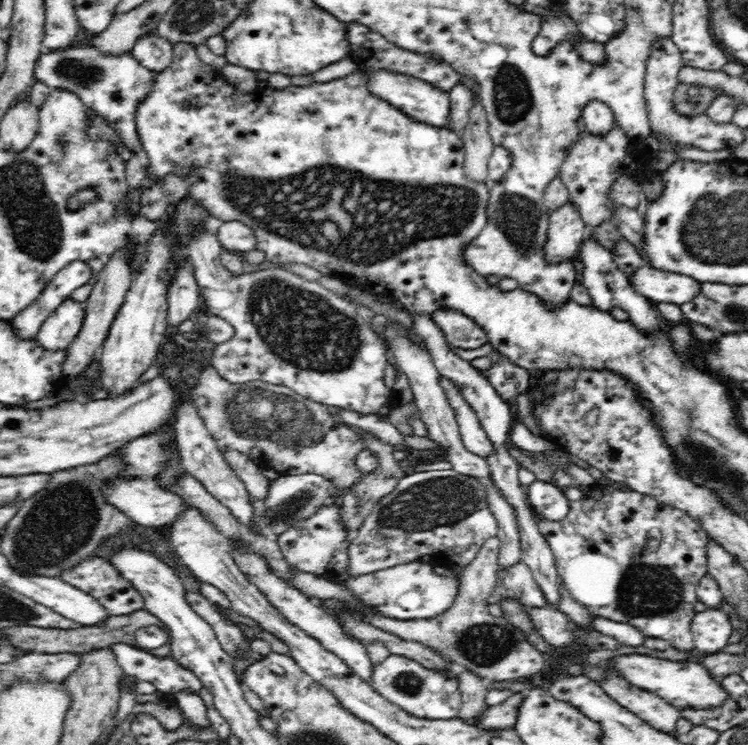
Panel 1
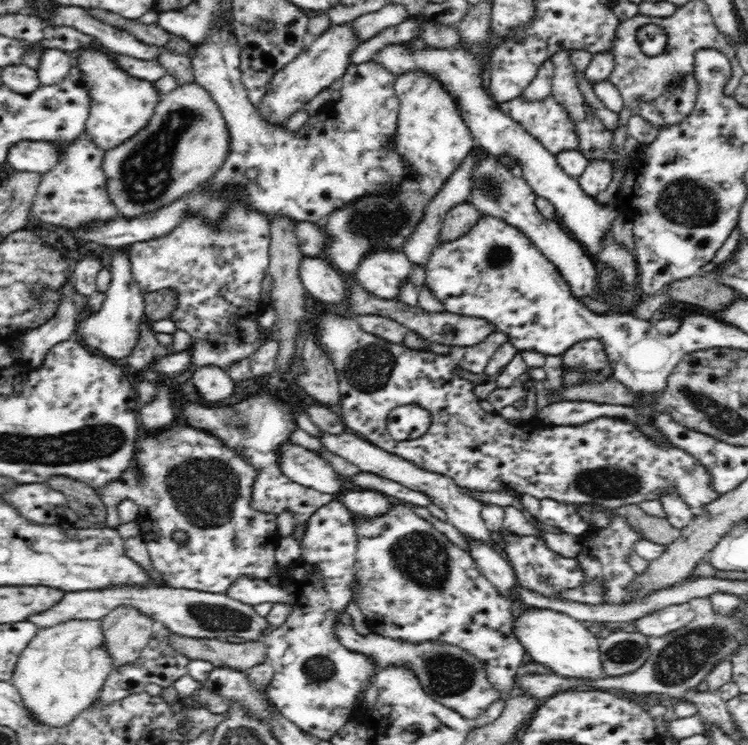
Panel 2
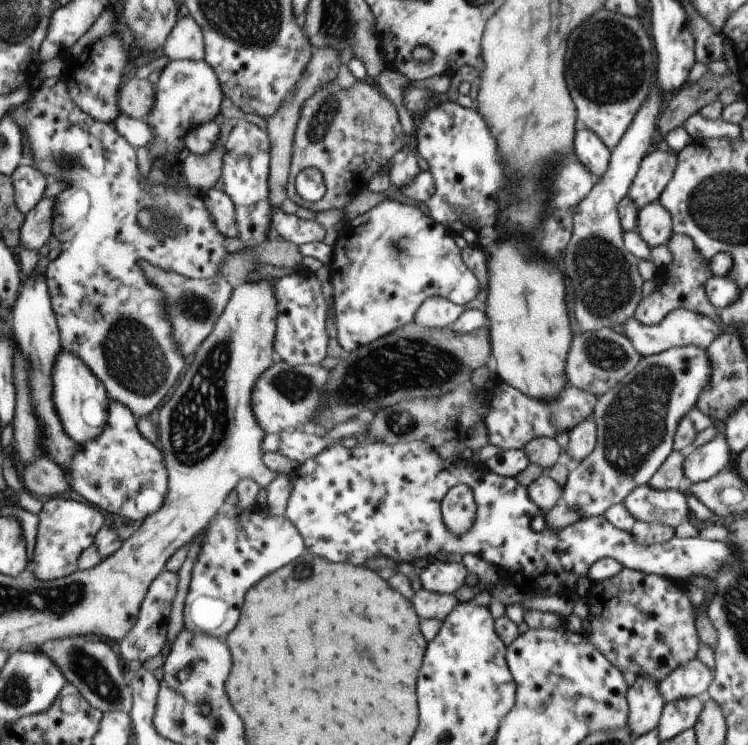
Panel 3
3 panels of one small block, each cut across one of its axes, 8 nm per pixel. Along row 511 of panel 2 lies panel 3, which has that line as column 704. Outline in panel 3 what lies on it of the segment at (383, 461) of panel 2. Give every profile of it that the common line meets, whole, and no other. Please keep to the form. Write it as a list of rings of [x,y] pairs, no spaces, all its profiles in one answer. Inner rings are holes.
[[[715,432],[715,436],[702,446],[697,446],[681,462],[684,482],[696,483],[705,481],[717,472],[723,470],[729,462],[729,448],[721,432]]]

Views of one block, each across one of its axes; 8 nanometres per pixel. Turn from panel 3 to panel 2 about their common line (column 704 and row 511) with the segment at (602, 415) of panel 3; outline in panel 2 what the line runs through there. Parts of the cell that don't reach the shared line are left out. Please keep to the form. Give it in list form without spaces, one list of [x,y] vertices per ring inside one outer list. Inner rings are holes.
[[[351,490],[346,494],[339,494],[338,498],[353,516],[363,518],[380,516],[391,508],[386,495],[372,490]]]

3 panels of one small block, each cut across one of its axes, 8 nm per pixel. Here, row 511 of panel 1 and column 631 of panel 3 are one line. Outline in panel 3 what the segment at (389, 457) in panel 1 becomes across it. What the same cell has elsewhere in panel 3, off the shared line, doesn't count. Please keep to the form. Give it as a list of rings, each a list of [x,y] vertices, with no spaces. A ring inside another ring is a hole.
[[[597,328],[589,332],[579,331],[572,334],[570,347],[564,362],[565,382],[569,387],[591,392],[596,397],[617,384],[642,356],[633,348],[631,341],[613,330],[613,328]]]

